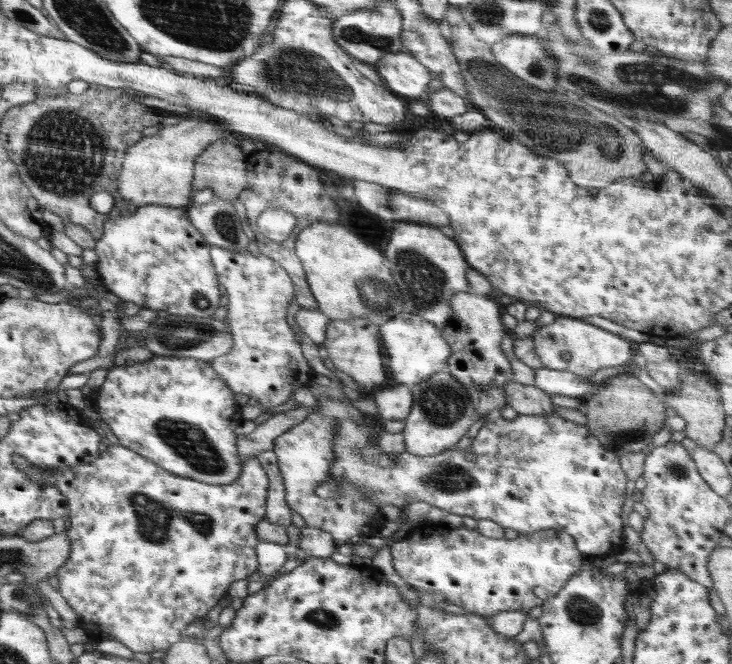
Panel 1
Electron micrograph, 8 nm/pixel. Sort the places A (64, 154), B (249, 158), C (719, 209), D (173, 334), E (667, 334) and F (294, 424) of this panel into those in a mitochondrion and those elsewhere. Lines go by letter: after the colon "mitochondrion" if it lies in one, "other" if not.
A: mitochondrion
B: other
C: other
D: mitochondrion
E: other
F: other

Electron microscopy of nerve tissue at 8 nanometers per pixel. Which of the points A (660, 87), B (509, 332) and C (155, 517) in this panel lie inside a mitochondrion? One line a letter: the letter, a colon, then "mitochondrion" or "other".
A: mitochondrion
B: other
C: mitochondrion

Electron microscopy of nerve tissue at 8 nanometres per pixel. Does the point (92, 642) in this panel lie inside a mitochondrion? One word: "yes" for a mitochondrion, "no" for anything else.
no

